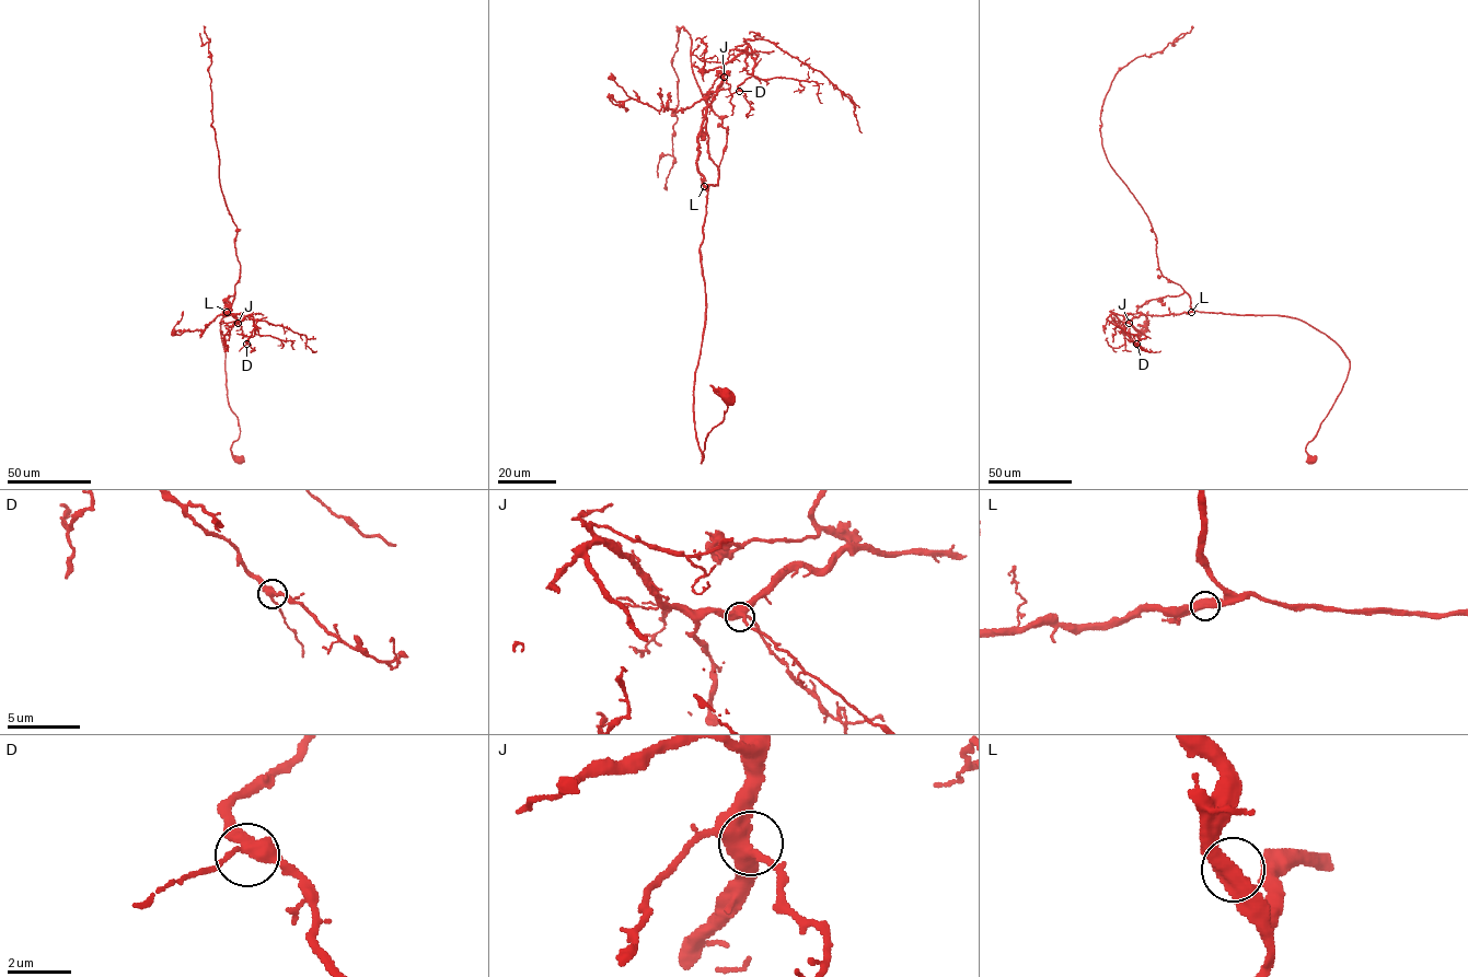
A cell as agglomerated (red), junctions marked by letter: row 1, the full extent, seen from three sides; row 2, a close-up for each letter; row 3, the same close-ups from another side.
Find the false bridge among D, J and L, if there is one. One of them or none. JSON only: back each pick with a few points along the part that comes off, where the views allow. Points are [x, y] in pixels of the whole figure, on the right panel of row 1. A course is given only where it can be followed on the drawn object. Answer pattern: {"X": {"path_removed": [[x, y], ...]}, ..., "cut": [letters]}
{"cut": []}

